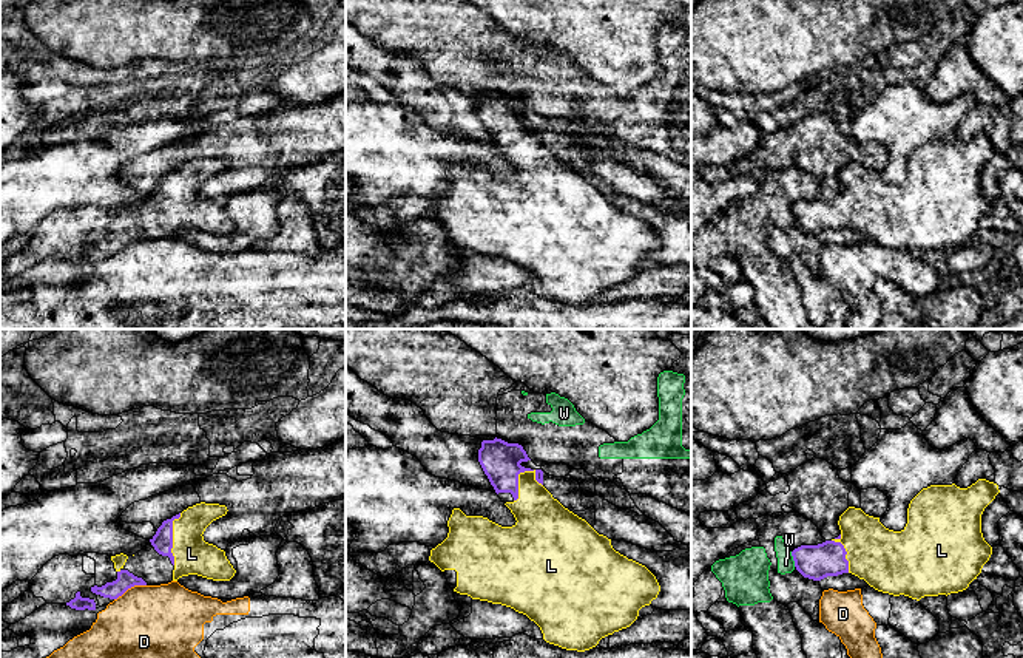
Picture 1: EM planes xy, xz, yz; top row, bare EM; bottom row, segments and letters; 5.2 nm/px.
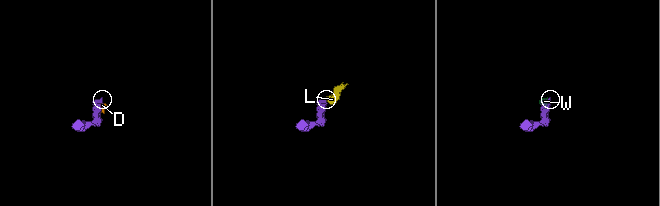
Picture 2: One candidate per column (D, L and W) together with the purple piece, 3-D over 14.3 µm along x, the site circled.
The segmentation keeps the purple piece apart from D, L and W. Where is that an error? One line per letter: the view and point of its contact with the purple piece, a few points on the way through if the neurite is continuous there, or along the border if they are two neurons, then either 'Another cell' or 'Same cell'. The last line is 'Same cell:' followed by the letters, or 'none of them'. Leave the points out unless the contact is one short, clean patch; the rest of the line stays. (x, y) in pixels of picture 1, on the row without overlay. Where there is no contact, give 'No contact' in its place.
D: Touches purple at xy (130, 241). Another cell
L: Touches purple at xz (517, 133). Same cell
W: Touches purple at yz (793, 213). Boundary: yz (790, 206), (795, 220). Another cell
Same cell: L

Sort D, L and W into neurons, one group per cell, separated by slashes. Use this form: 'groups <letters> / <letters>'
groups D / L / W

